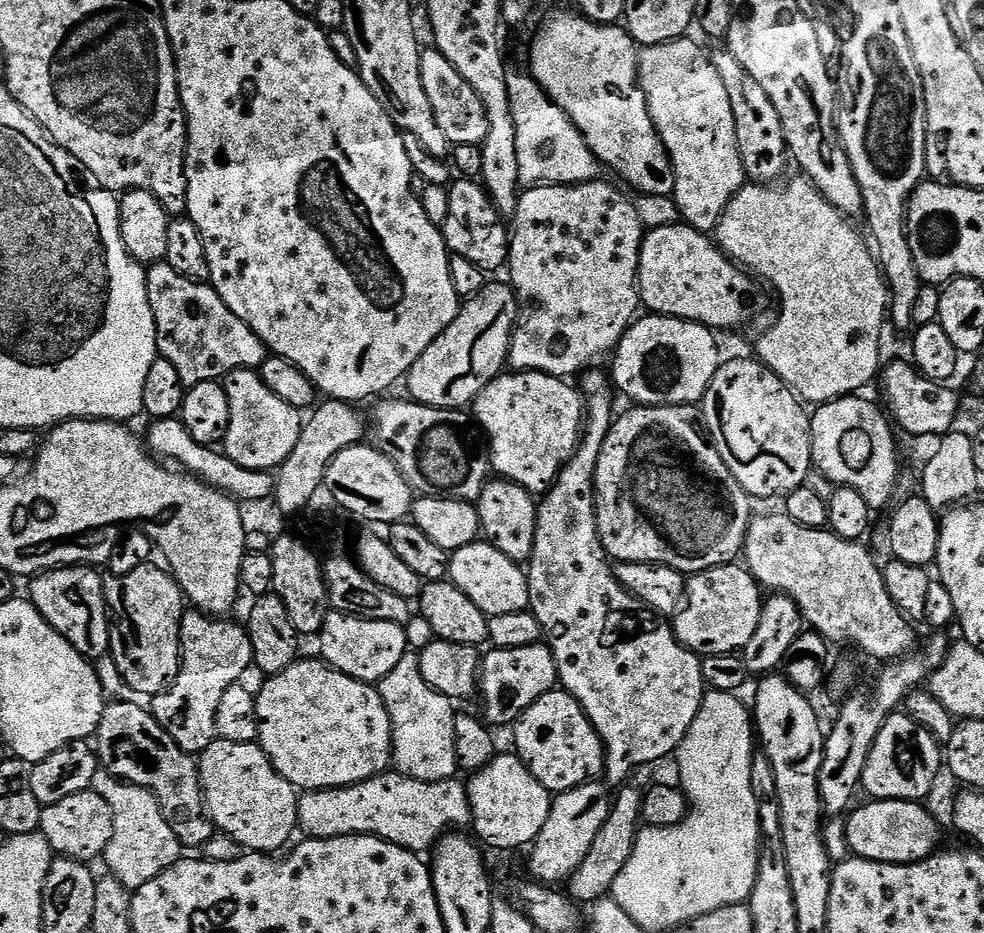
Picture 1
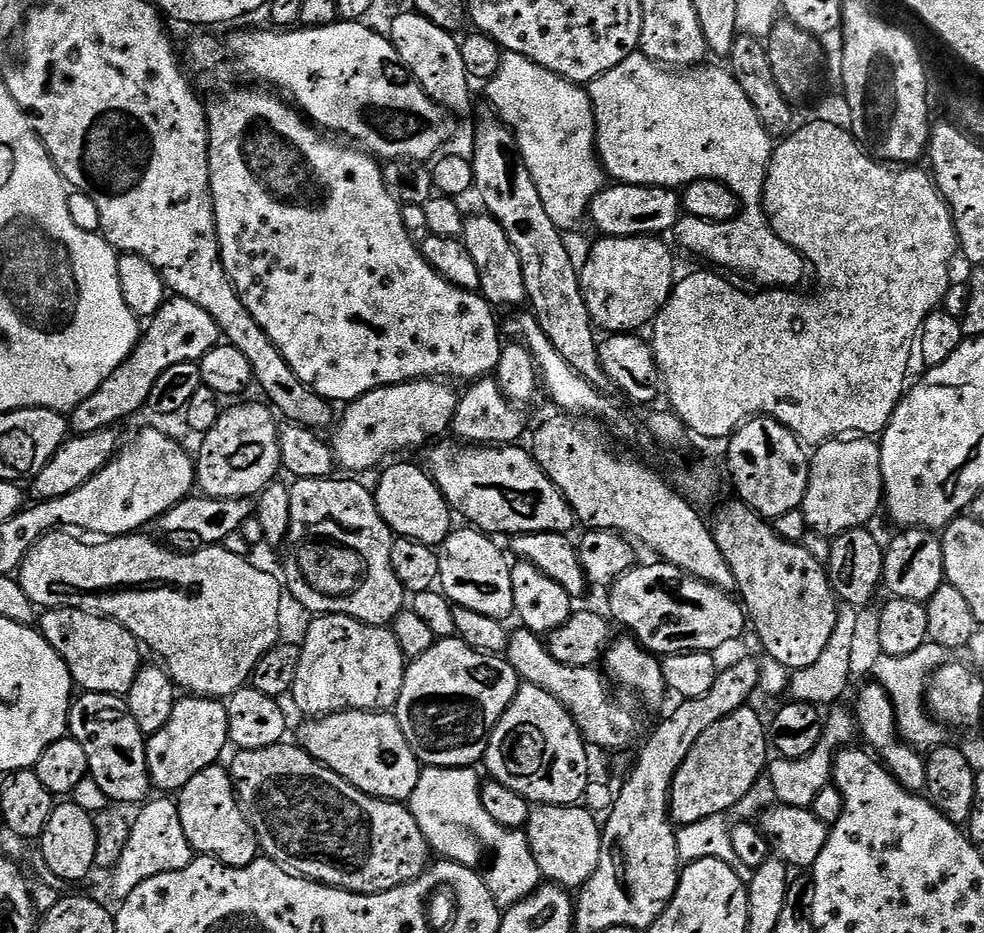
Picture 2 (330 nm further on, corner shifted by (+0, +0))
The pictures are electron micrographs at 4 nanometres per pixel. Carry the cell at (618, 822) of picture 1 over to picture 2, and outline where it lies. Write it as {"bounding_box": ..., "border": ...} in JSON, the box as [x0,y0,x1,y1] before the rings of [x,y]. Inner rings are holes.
{"bounding_box":[668,706,770,826],"border":[[[752,706],[734,710],[734,714],[714,722],[714,726],[710,726],[710,730],[706,730],[706,734],[702,734],[702,738],[694,742],[690,754],[686,754],[686,760],[682,762],[672,779],[672,789],[668,795],[668,814],[673,825],[683,826],[702,822],[711,816],[723,817],[728,814],[724,812],[730,811],[739,800],[746,799],[748,791],[755,786],[756,779],[759,776],[761,779],[769,756],[770,745],[766,735],[765,721],[760,721],[759,714],[752,709]]]}

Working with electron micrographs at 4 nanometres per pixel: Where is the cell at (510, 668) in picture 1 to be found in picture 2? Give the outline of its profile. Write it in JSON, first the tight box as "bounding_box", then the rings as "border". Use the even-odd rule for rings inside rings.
{"bounding_box":[394,638,521,768],"border":[[[440,638],[405,667],[394,715],[421,765],[471,768],[483,761],[488,737],[521,683],[520,675],[503,655],[475,652],[459,638]]]}

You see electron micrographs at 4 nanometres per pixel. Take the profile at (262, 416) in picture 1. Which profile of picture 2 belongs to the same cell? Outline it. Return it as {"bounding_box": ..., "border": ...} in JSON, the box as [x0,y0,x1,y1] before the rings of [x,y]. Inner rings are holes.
{"bounding_box":[195,403,281,498],"border":[[[267,403],[240,404],[237,408],[225,407],[221,411],[218,422],[214,422],[211,430],[203,433],[204,445],[200,448],[200,457],[195,457],[196,484],[205,496],[214,498],[256,498],[273,481],[277,479],[276,471],[281,471],[280,441],[278,439],[277,421],[272,421],[274,412]]]}

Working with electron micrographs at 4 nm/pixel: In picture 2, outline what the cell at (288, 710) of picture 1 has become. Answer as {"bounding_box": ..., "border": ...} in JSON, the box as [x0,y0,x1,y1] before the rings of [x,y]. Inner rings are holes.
{"bounding_box":[299,710,422,802],"border":[[[345,710],[303,722],[299,747],[367,796],[406,802],[414,794],[422,765],[410,750],[410,742],[406,742],[406,734],[402,734],[402,726],[398,726],[391,711]]]}

